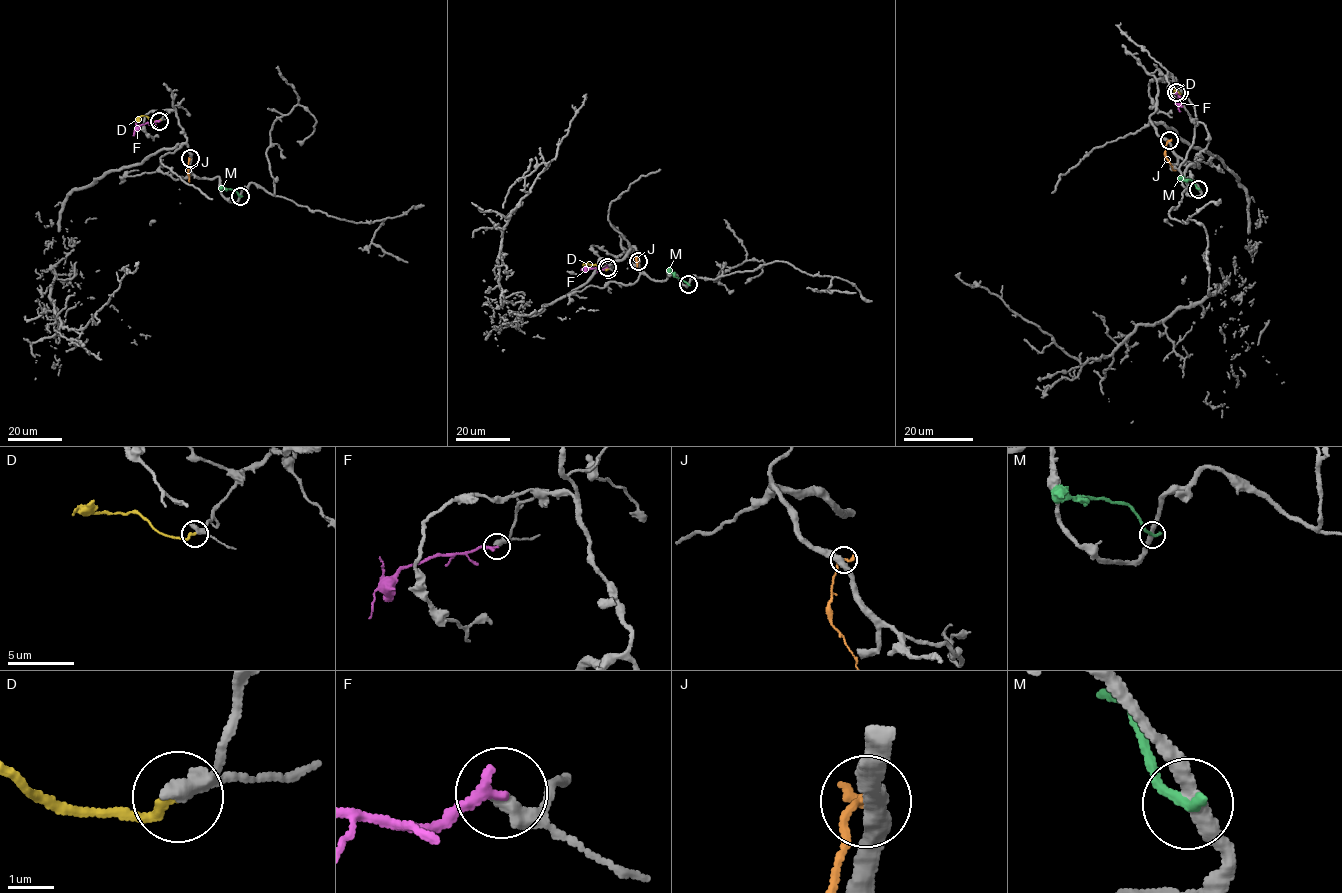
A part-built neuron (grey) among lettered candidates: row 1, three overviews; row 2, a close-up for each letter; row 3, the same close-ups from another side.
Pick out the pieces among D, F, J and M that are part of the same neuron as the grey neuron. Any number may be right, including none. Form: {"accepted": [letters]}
{"accepted": ["D"]}

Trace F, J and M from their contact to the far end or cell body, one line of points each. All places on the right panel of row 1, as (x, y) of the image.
F: (1176, 92), (1180, 111)
J: (1168, 140), (1165, 158), (1175, 170)
M: (1198, 189), (1192, 180), (1178, 178)

